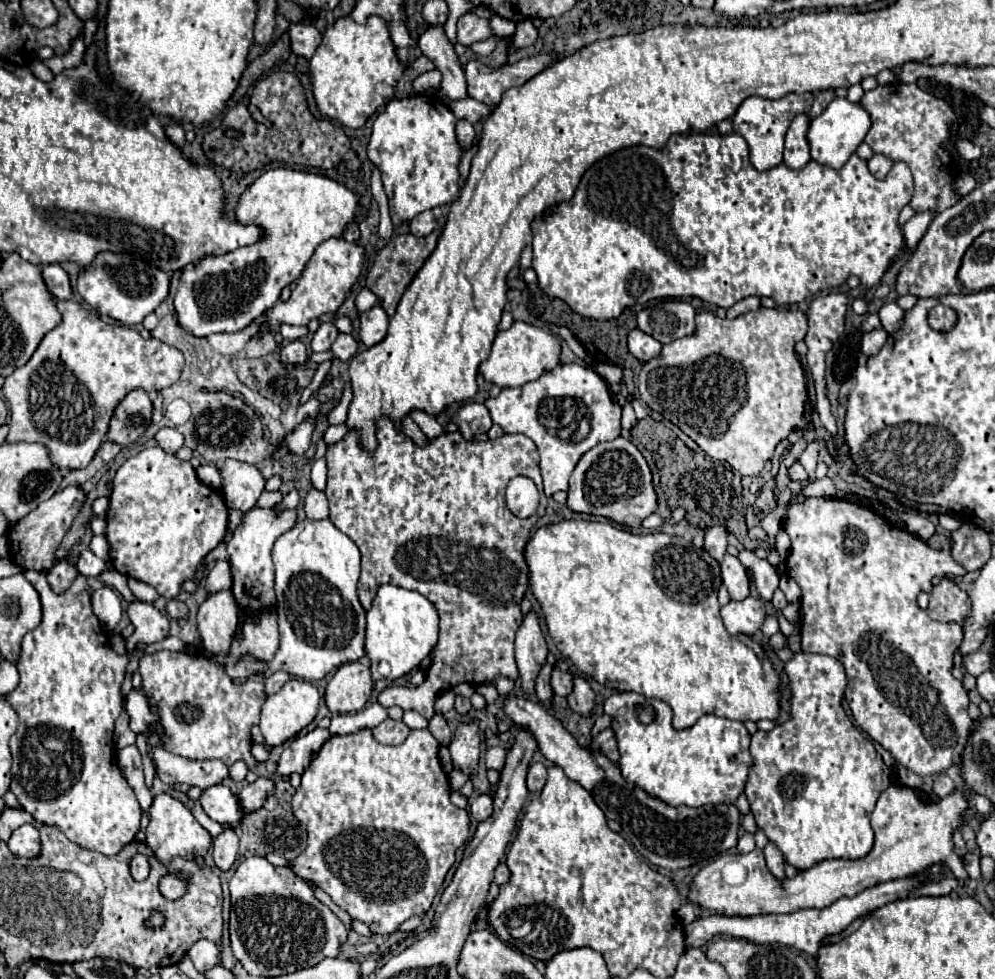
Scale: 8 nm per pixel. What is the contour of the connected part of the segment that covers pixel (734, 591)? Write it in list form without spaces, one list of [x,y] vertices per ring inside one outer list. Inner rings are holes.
[[[726,555],[722,561],[722,581],[730,593],[730,597],[734,601],[742,601],[750,595],[748,587],[750,587],[750,579],[746,569],[742,567],[738,557]]]

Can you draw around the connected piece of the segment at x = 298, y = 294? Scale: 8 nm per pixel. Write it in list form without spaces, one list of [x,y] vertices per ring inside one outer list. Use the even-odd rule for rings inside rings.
[[[332,237],[318,245],[314,251],[314,257],[306,263],[306,269],[302,271],[296,289],[292,291],[288,301],[280,301],[270,309],[270,319],[266,319],[266,325],[262,325],[260,331],[274,331],[280,323],[288,325],[308,325],[310,319],[318,319],[324,313],[334,313],[346,299],[346,293],[360,277],[364,263],[364,247],[360,243],[350,243],[344,237]]]

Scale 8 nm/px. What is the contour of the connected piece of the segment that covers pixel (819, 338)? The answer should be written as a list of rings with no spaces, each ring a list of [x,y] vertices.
[[[828,293],[828,295],[820,295],[810,303],[810,311],[808,311],[808,333],[804,337],[806,345],[808,345],[808,367],[814,379],[814,387],[816,387],[816,411],[820,415],[820,421],[824,425],[824,429],[828,429],[832,435],[838,433],[838,425],[836,419],[830,411],[830,401],[828,401],[828,387],[826,387],[826,377],[824,377],[824,369],[826,369],[826,353],[832,349],[834,341],[844,333],[844,319],[846,319],[846,307],[848,307],[848,295],[846,293]]]

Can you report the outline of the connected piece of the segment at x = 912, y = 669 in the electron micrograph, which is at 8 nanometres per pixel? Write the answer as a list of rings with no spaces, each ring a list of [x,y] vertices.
[[[810,497],[802,505],[788,509],[784,531],[792,541],[786,573],[800,585],[802,595],[802,649],[842,661],[848,673],[846,701],[858,727],[916,775],[936,775],[958,765],[966,737],[972,731],[968,691],[950,673],[952,655],[962,643],[962,627],[932,621],[918,607],[916,597],[920,591],[930,591],[932,577],[946,575],[946,571],[964,571],[964,567],[952,559],[948,549],[936,551],[928,547],[926,541],[906,529],[898,529],[886,517],[856,501]]]

